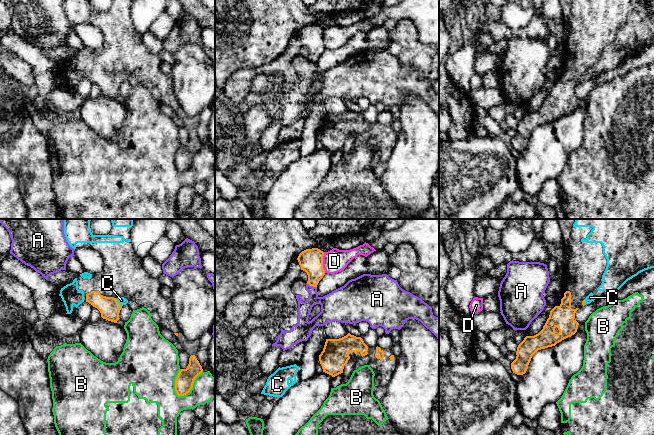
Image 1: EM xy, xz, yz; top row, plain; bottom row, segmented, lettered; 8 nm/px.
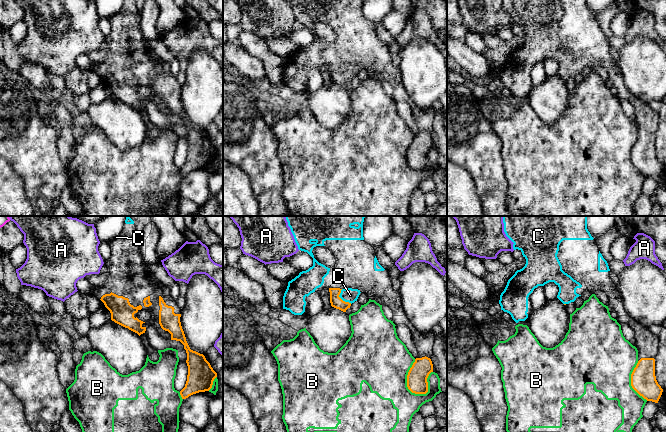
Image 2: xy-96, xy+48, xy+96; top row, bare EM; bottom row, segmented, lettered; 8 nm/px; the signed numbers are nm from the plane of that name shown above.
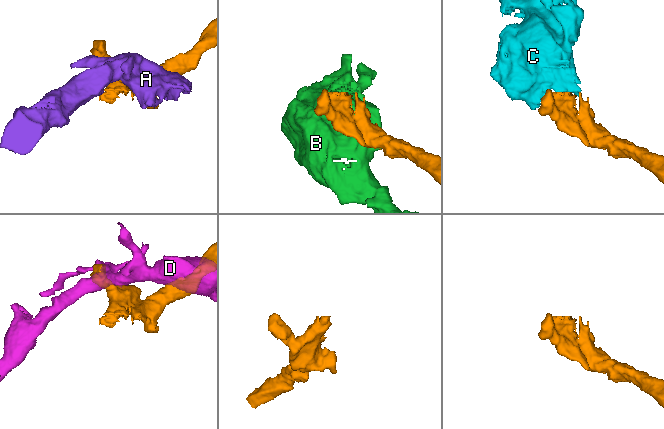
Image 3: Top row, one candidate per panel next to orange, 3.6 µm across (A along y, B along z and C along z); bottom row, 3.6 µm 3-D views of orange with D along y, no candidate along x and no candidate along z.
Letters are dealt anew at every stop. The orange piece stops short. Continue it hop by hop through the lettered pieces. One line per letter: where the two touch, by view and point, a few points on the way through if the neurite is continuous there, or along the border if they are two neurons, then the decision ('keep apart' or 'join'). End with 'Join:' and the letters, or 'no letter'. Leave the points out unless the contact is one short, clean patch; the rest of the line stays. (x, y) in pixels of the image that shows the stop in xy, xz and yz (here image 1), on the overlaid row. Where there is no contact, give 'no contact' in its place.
A: meets orange in xz at (311, 285); border along xz (306, 283), (316, 287); keep apart
B: meets orange in xy at (191, 388); keep apart
C: meets orange in xy at (117, 302); runs through xy (109, 308), (117, 302), (121, 300); join
D: meets orange in xz at (322, 262); keep apart
Join: C

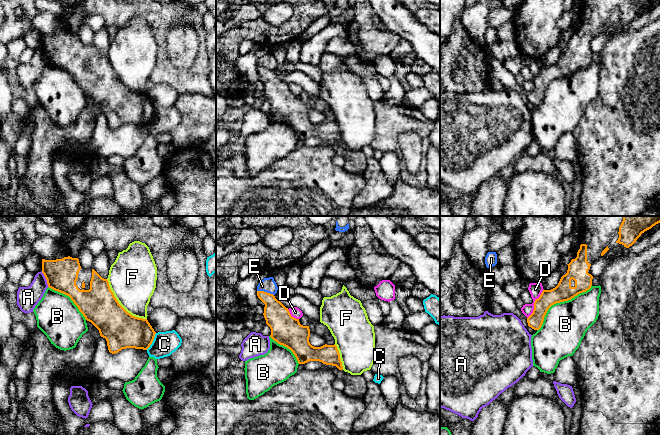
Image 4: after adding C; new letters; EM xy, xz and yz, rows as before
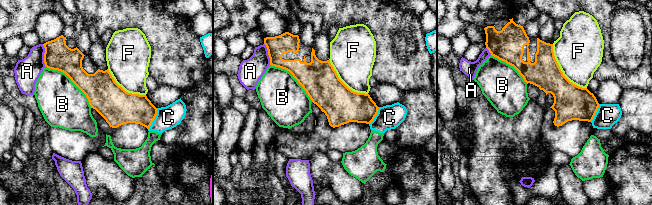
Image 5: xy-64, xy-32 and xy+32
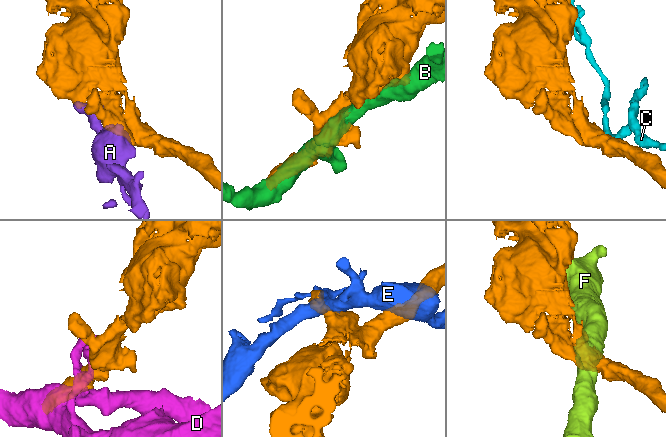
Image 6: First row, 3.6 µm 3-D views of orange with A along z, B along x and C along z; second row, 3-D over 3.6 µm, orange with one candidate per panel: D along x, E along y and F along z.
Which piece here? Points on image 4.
A: meets orange in xy at (46, 279); border along xy (41, 271), (48, 286); keep apart
B: meets orange in yz at (559, 302); keep apart
C: meets orange in xy at (152, 341); border along xy (156, 333), (152, 343), (146, 349); keep apart
D: meets orange in yz at (534, 304); keep apart
E: meets orange in xz at (265, 292); keep apart
F: meets orange in xy at (120, 305); keep apart
Join: no letter

